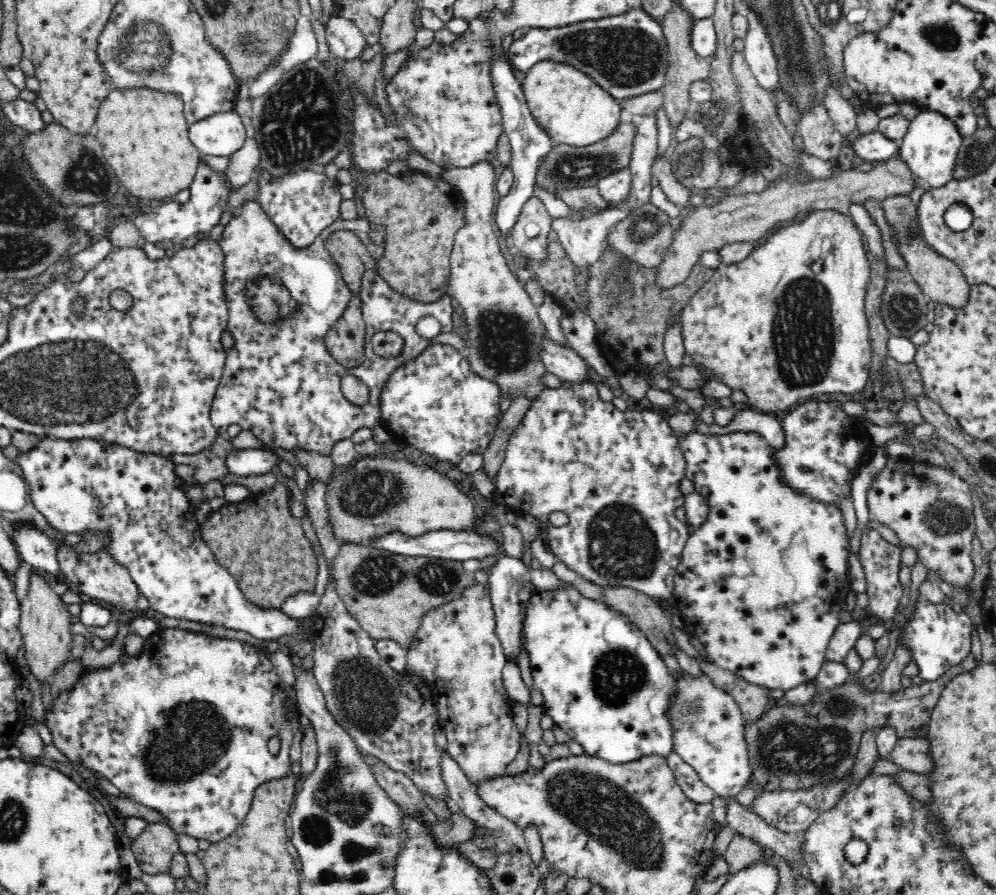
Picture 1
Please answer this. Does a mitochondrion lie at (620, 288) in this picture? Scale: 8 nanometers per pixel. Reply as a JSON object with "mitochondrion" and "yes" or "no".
{"mitochondrion":"yes"}

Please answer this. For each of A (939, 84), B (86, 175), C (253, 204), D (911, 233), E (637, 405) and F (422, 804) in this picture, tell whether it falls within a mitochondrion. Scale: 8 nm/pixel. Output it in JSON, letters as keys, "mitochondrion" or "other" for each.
{"A":"other","B":"mitochondrion","C":"other","D":"mitochondrion","E":"other","F":"other"}

